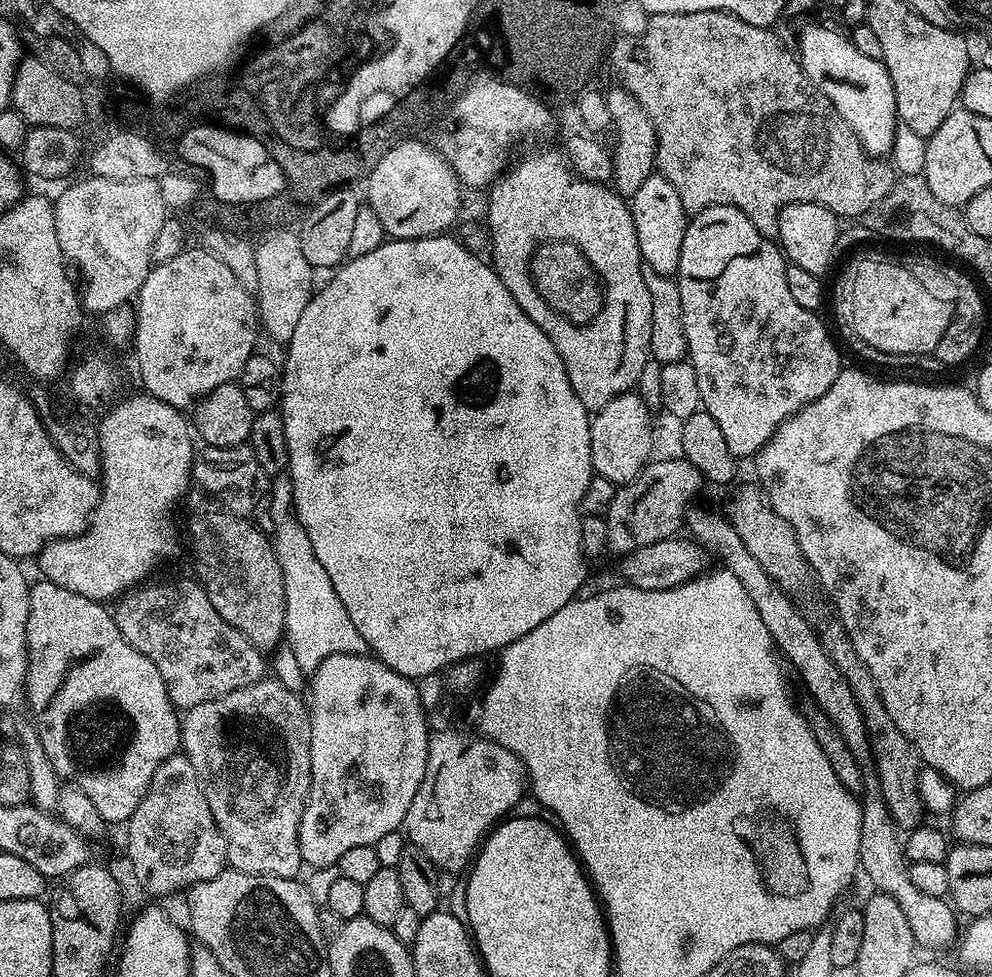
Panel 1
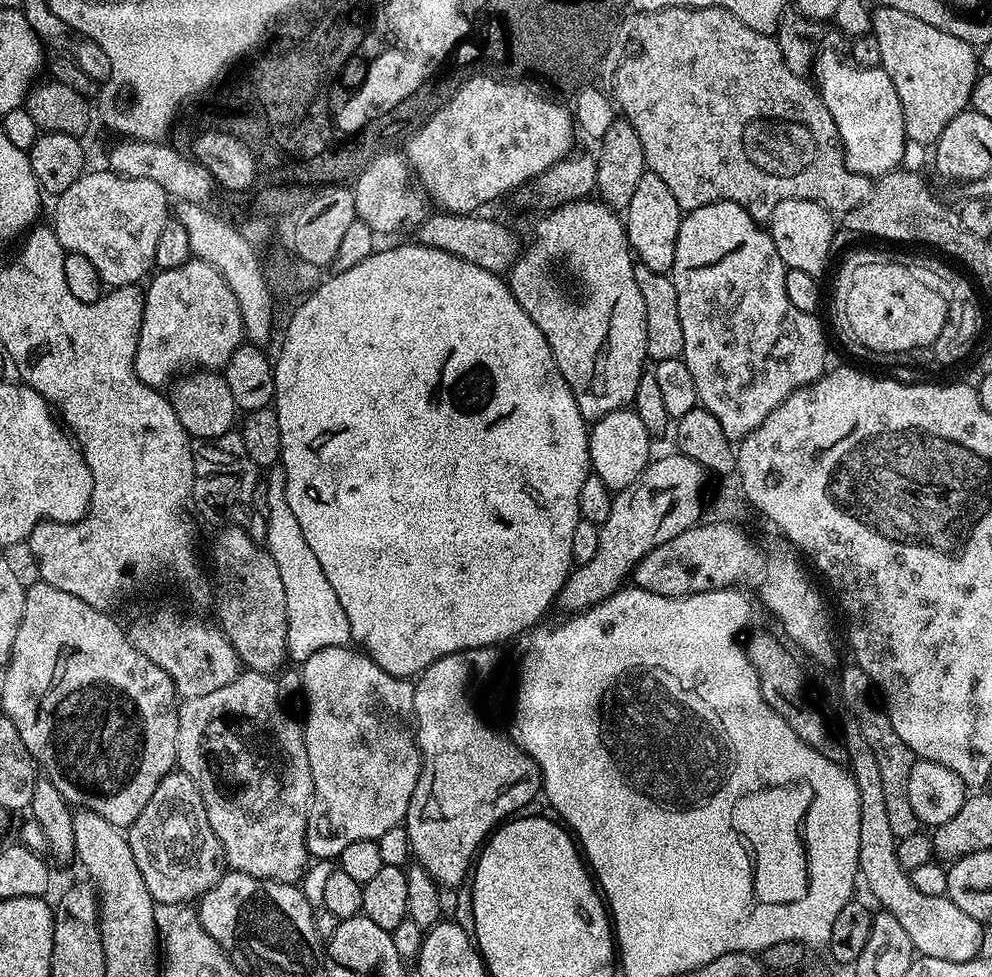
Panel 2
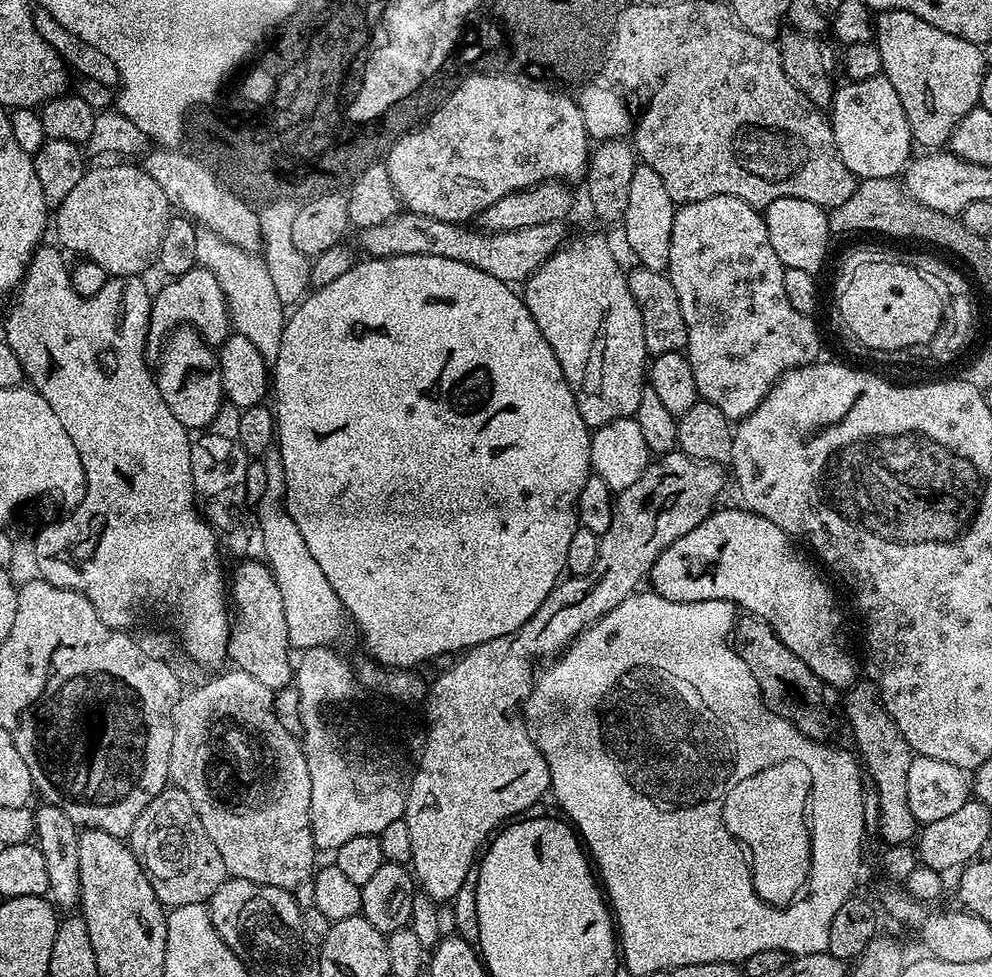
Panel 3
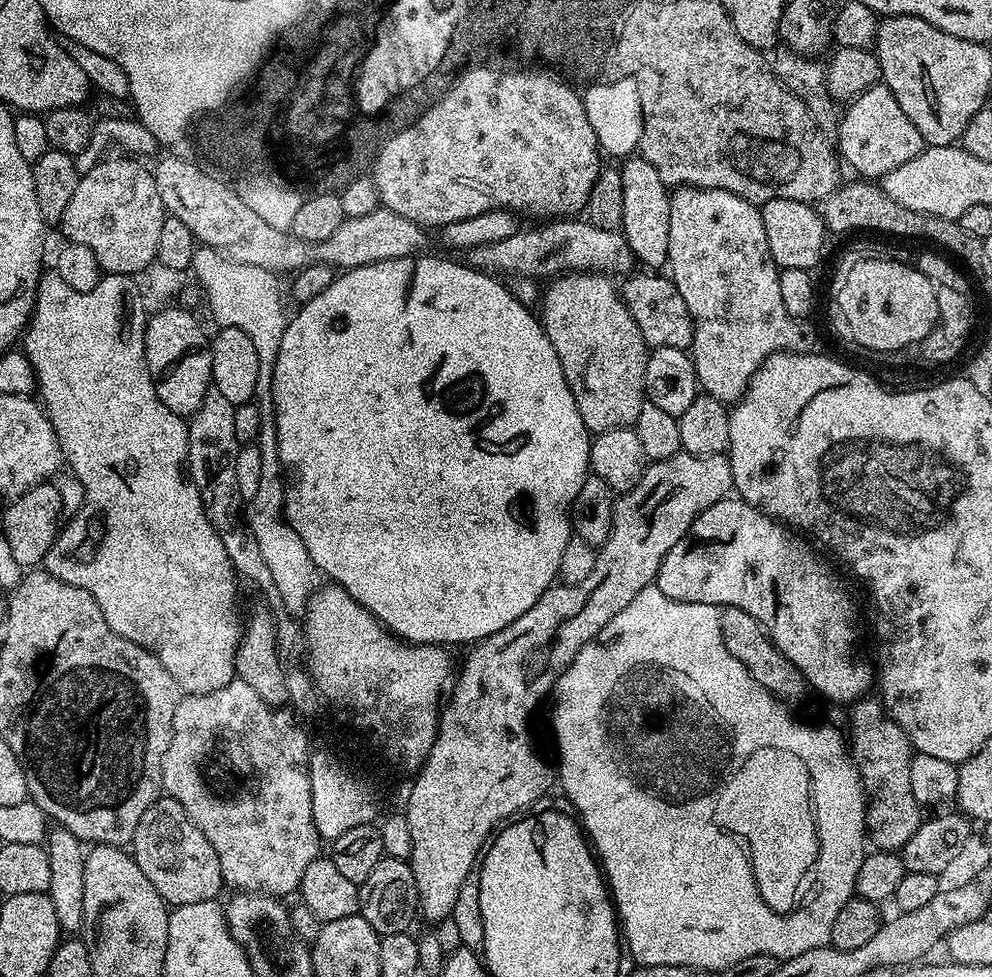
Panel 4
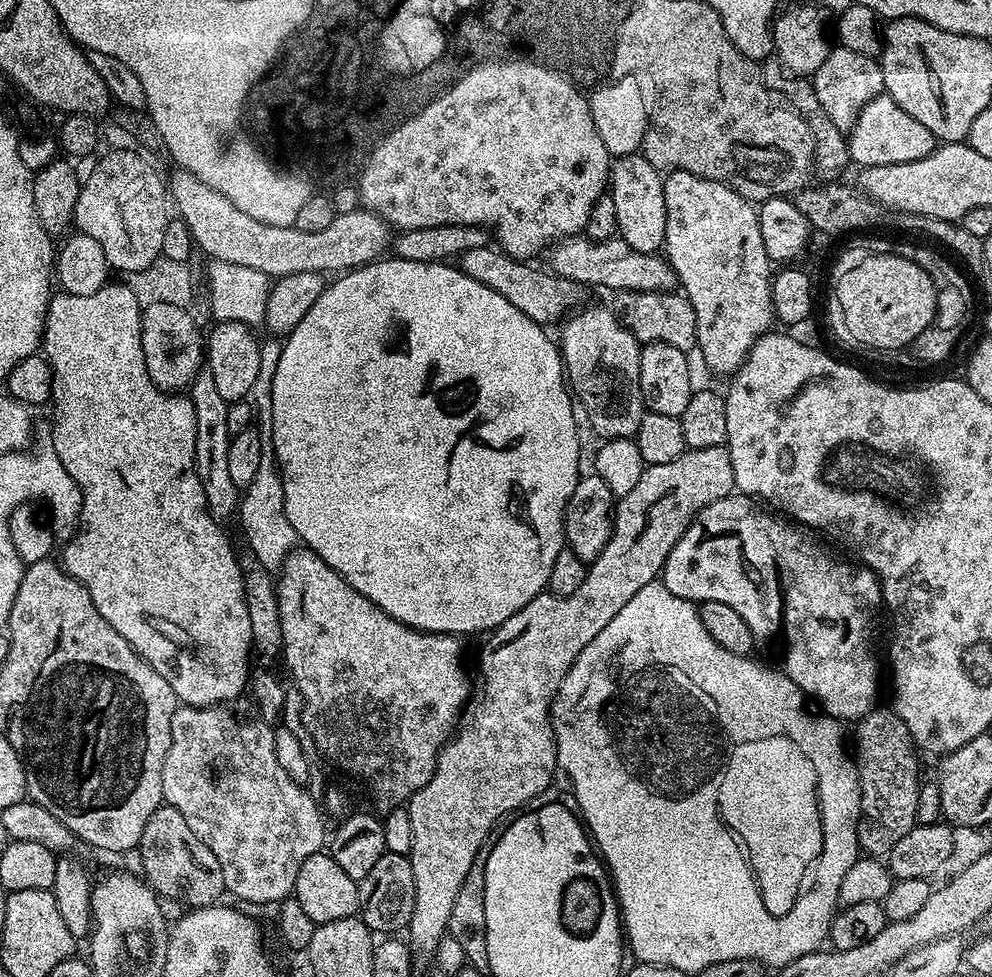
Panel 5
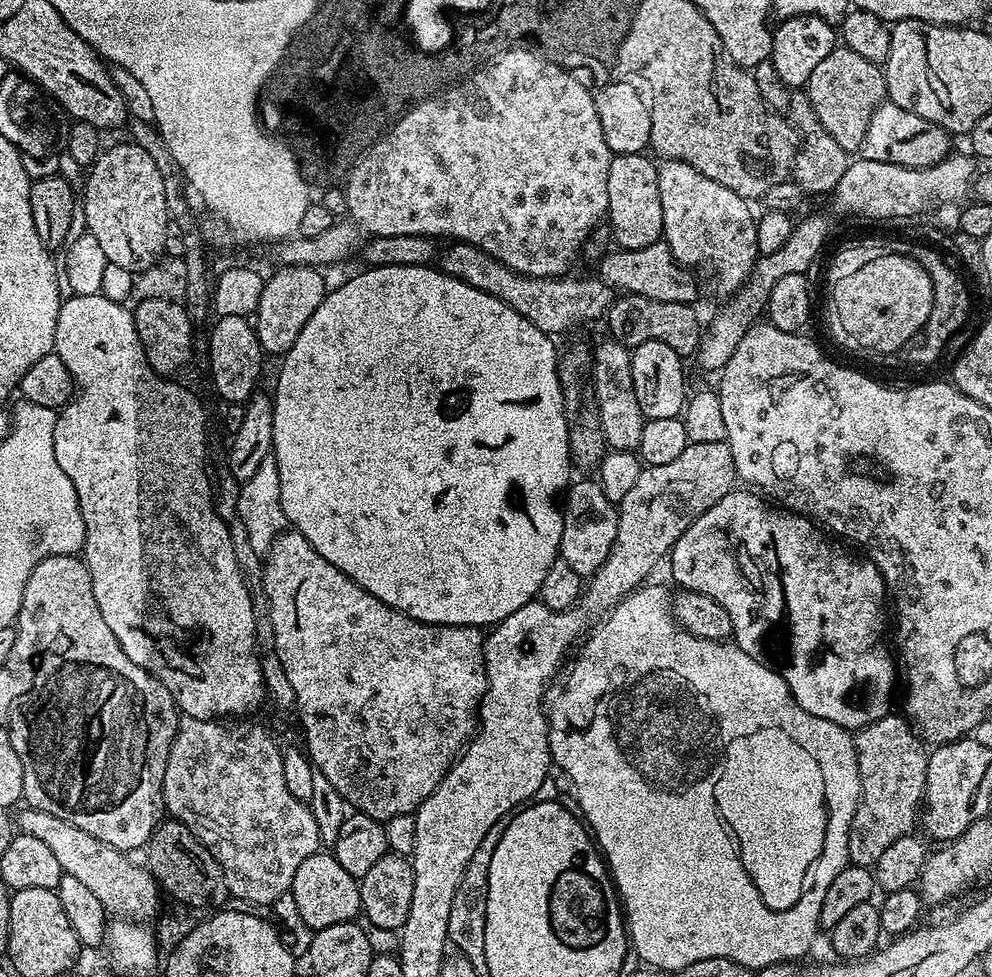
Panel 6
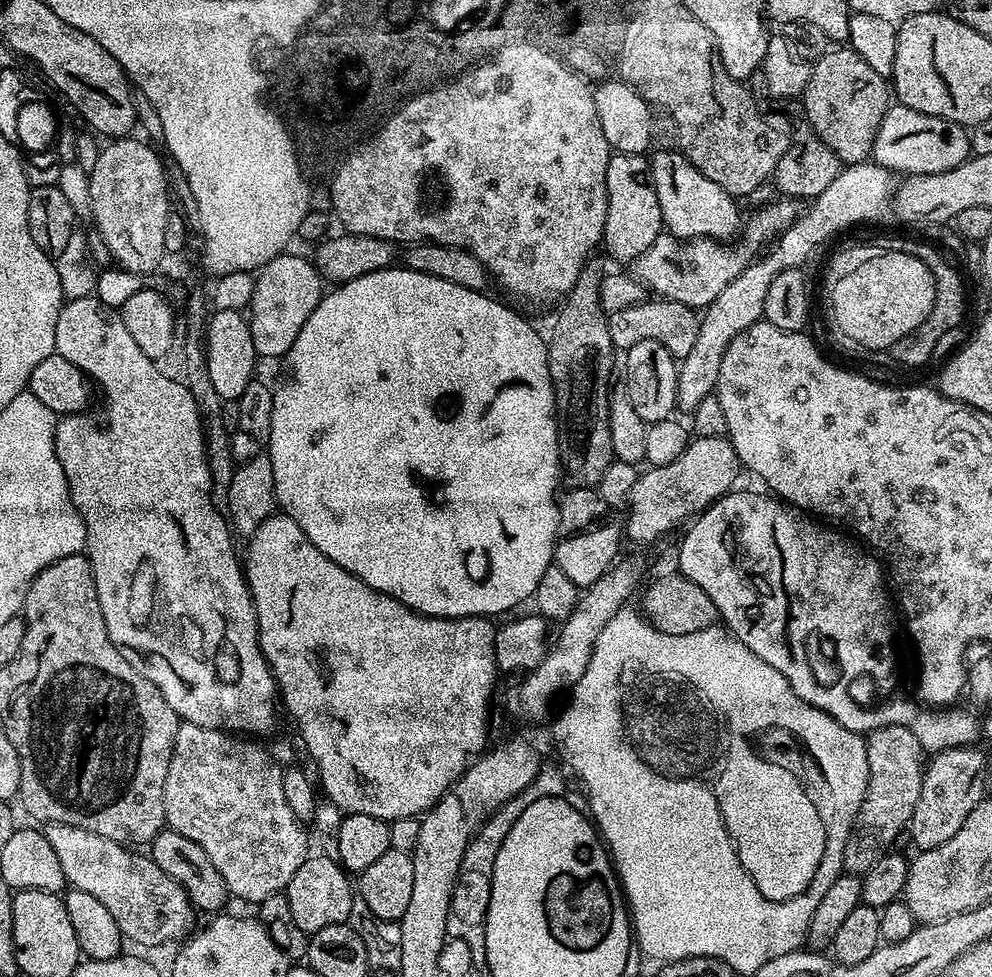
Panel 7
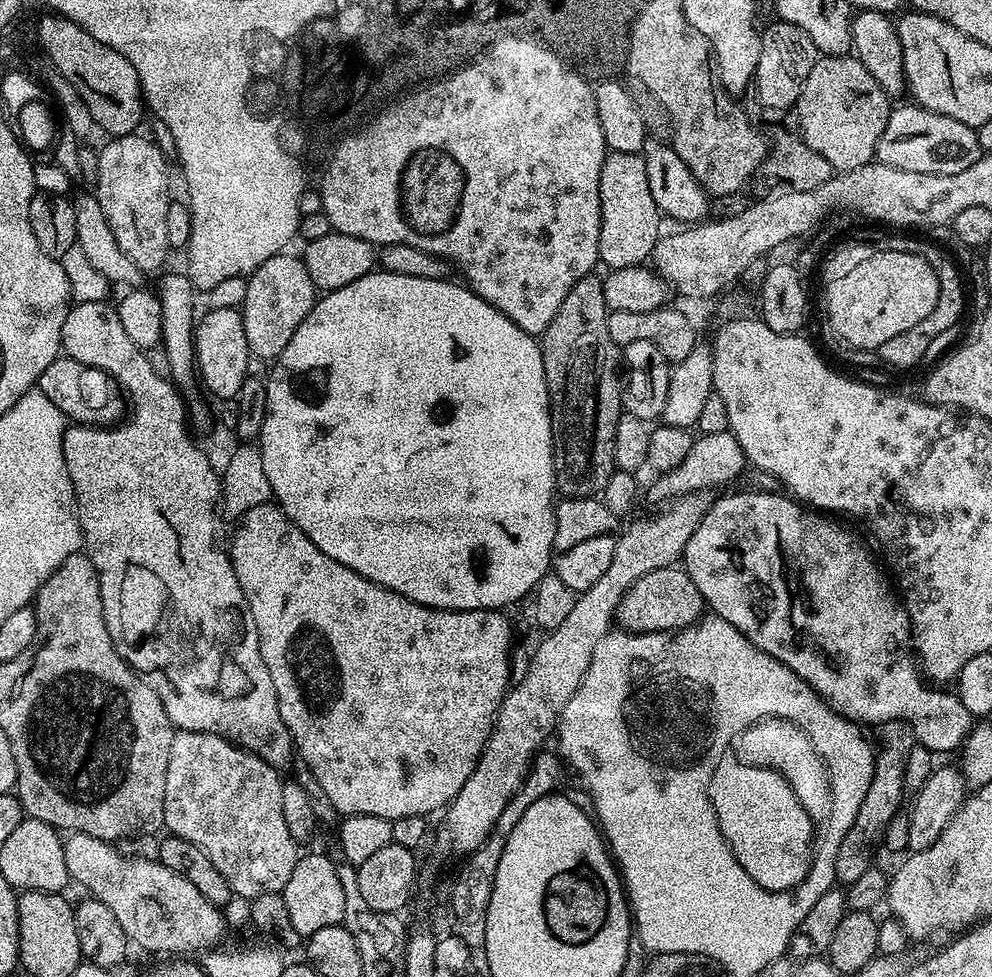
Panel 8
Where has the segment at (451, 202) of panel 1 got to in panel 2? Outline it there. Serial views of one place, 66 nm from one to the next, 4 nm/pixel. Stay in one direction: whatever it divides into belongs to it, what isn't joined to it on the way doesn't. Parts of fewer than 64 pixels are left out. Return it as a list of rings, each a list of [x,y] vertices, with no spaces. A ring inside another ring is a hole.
[[[386,156],[376,160],[368,168],[365,178],[360,180],[356,188],[352,188],[354,206],[357,208],[357,218],[366,222],[370,230],[377,234],[383,232],[411,233],[419,224],[430,215],[430,200],[425,193],[419,195],[408,184],[407,172],[404,164],[394,156]]]

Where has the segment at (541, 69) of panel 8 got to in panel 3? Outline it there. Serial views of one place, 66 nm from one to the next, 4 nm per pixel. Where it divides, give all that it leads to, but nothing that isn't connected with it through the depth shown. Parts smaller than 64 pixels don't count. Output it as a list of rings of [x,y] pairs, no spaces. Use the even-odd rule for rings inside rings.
[[[474,79],[464,84],[420,135],[410,136],[396,147],[391,168],[392,179],[408,200],[409,212],[458,224],[471,221],[486,206],[494,206],[498,198],[506,198],[506,194],[522,192],[546,180],[583,181],[589,157],[590,137],[578,106],[551,92],[528,88],[510,79]]]

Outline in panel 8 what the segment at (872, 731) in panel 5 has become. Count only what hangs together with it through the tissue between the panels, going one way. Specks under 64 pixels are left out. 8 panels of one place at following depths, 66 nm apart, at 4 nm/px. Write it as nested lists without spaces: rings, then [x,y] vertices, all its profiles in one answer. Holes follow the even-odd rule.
[[[888,748],[885,752],[882,750],[876,752],[876,765],[874,766],[874,778],[870,782],[870,790],[866,790],[866,798],[862,798],[862,807],[858,810],[858,818],[854,818],[854,826],[850,826],[850,830],[846,830],[846,838],[842,838],[842,846],[838,846],[838,854],[834,854],[834,874],[837,881],[841,885],[847,886],[858,882],[858,878],[862,878],[862,874],[866,874],[866,870],[870,870],[874,867],[874,861],[877,856],[877,851],[885,843],[884,835],[888,832],[888,827],[892,824],[892,819],[896,816],[896,811],[900,808],[900,803],[904,800],[904,756],[896,748]]]

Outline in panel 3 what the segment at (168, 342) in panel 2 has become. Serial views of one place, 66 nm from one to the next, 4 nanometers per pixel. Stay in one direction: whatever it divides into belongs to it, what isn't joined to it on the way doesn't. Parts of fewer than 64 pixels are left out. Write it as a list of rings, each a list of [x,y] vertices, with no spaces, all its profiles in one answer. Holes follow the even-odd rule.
[[[199,266],[190,269],[186,274],[171,277],[152,297],[152,313],[148,323],[148,352],[159,353],[162,341],[173,328],[187,326],[196,329],[200,337],[208,344],[219,346],[230,335],[230,321],[226,298],[218,280],[210,270]]]

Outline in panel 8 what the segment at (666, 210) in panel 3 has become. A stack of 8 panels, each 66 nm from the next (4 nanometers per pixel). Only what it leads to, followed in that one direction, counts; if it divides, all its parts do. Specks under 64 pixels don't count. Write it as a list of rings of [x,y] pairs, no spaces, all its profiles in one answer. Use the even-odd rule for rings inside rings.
[[[609,151],[604,157],[600,179],[600,227],[601,265],[613,268],[634,268],[643,265],[651,257],[656,241],[662,235],[662,213],[650,194],[650,182],[646,182],[646,162],[643,155],[634,152]]]

